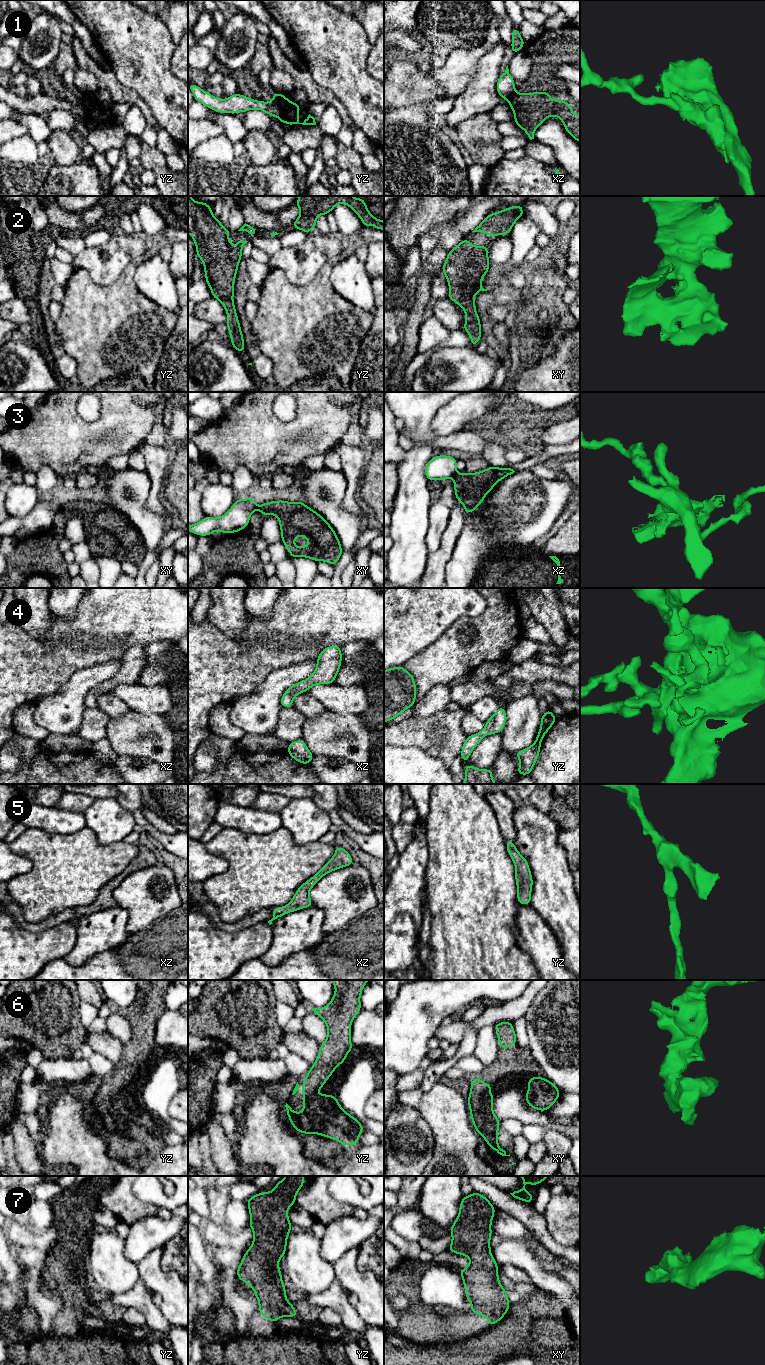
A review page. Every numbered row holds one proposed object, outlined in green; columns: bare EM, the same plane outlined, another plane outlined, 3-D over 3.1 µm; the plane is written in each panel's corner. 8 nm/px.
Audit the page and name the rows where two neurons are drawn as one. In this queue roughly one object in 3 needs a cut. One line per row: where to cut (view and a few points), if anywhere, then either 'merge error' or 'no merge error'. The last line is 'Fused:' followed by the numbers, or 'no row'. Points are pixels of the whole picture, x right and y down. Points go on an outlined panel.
1: cut in yz along (273, 100), (280, 109), (282, 119), (285, 122); merge error
2: no cut; no merge error
3: cut in xz along (457, 473), (453, 476); merge error
4: no cut; no merge error
5: no cut; no merge error
6: no cut; no merge error
7: no cut; no merge error
Fused: 1, 3

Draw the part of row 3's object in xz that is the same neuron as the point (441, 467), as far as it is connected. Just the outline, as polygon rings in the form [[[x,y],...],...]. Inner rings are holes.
[[[448,455],[433,456],[425,467],[425,476],[428,481],[444,480],[458,474],[457,458]]]

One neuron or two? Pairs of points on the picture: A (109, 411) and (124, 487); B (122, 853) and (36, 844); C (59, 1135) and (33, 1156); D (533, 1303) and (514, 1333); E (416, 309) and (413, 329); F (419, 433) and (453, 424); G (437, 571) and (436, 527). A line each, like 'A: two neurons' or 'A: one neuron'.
A: two neurons
B: one neuron
C: two neurons
D: one neuron
E: one neuron
F: two neurons
G: two neurons

